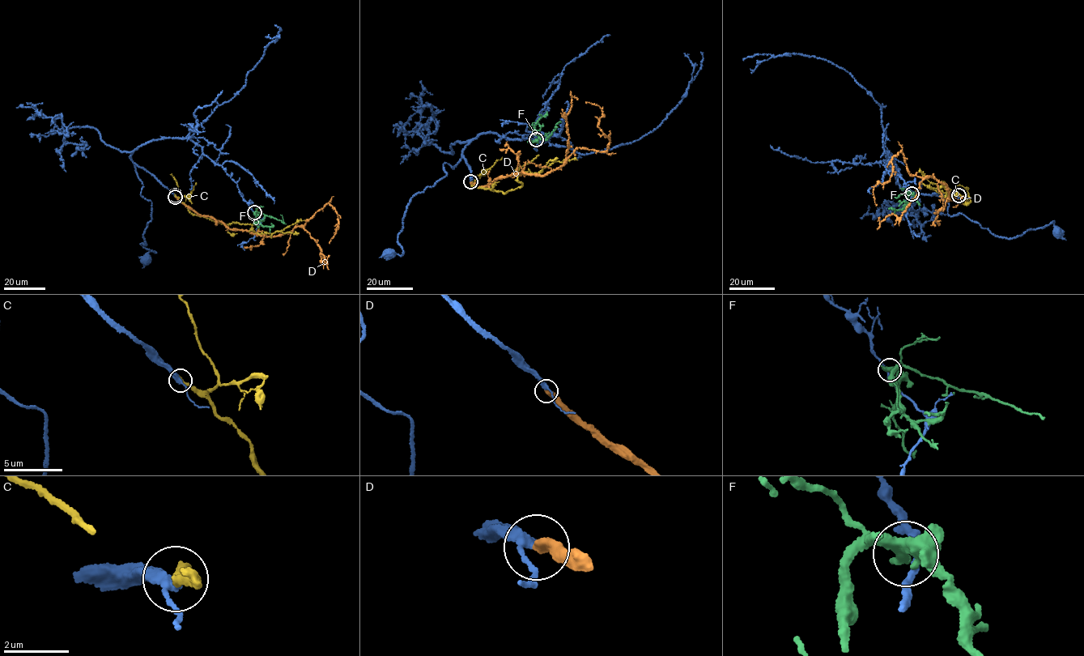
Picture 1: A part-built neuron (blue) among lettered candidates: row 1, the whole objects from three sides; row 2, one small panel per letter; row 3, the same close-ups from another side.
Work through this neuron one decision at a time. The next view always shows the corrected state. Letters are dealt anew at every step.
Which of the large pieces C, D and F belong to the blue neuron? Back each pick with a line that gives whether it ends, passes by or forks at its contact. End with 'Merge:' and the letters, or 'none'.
D: it ends there
Merge: D

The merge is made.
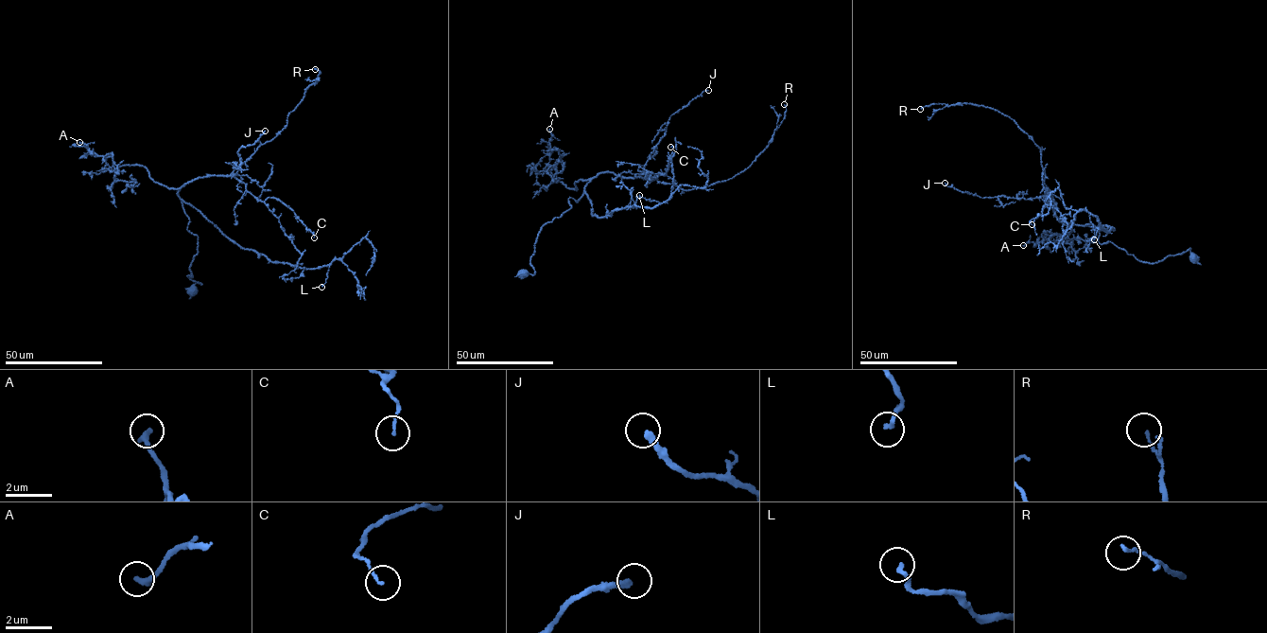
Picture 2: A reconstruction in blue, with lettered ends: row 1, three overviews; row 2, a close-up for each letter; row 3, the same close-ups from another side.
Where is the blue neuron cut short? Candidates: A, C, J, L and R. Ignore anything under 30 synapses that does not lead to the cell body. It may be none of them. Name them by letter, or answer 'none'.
A, J

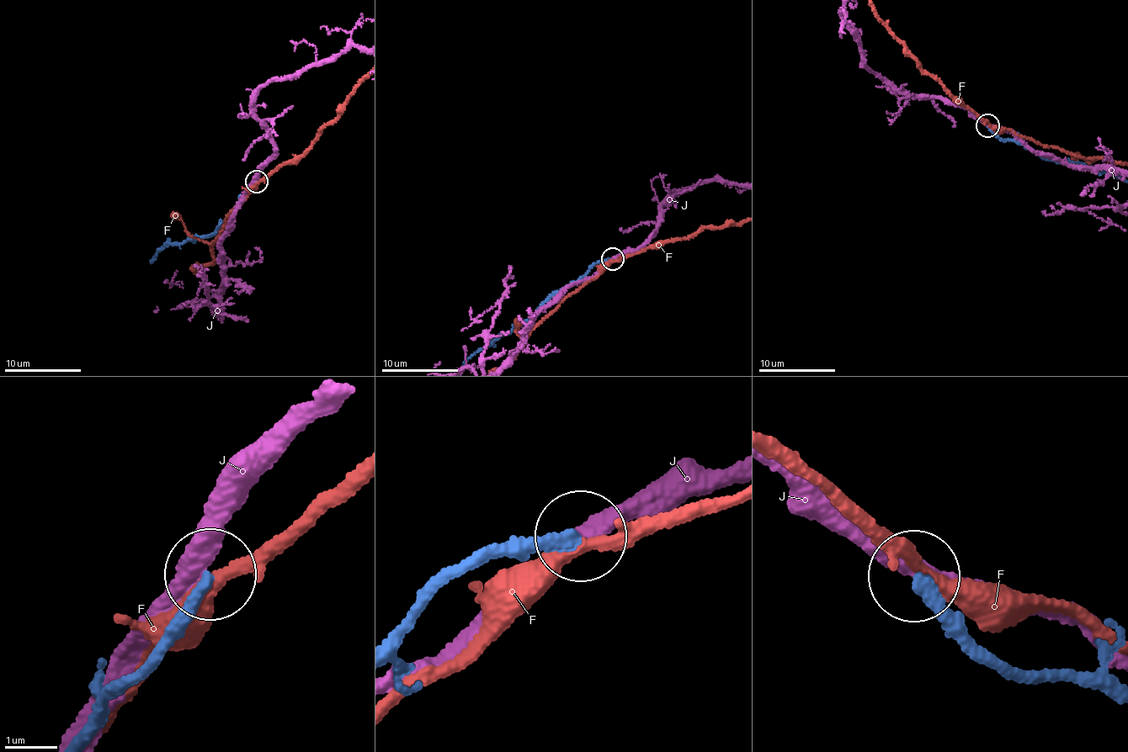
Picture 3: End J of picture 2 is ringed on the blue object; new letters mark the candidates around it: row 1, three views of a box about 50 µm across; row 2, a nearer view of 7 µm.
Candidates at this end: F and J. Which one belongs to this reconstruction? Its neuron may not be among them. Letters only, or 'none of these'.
none of these

